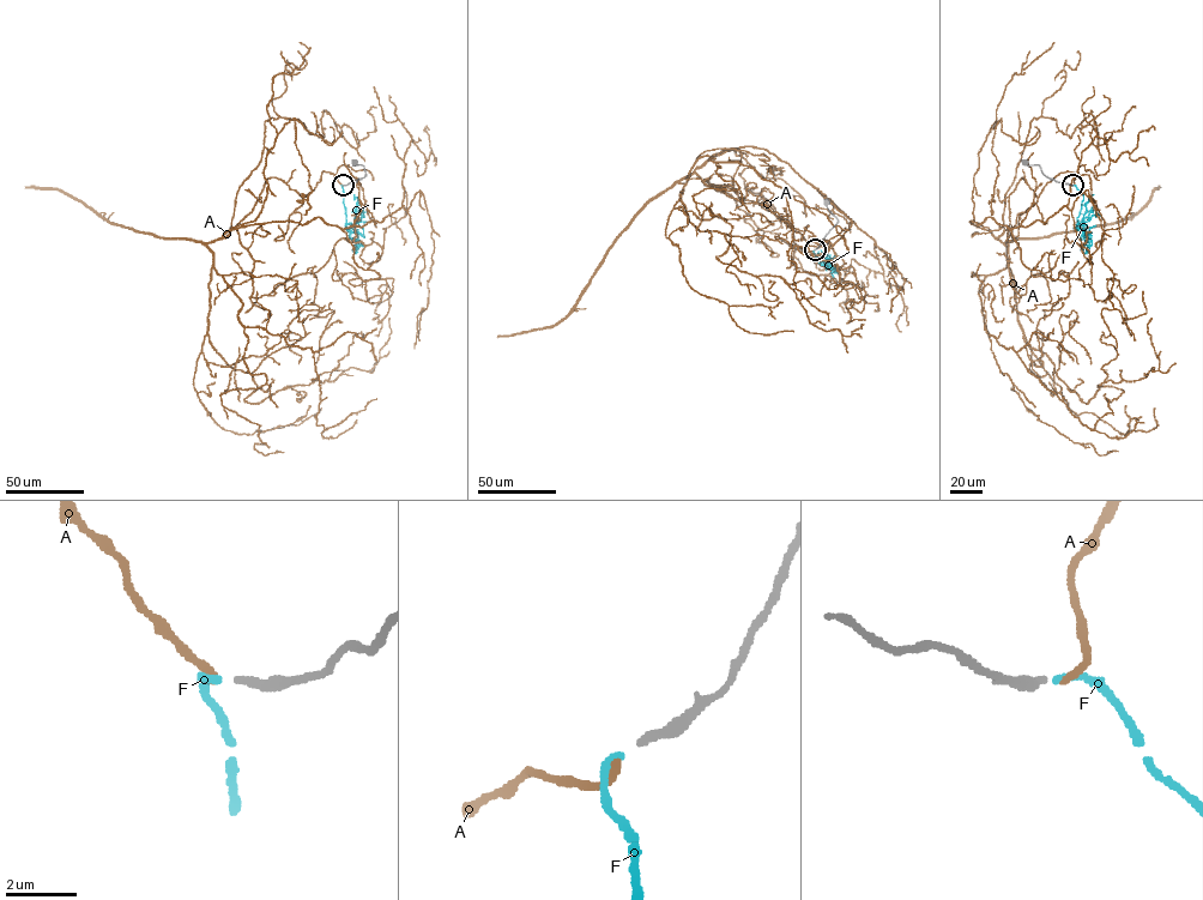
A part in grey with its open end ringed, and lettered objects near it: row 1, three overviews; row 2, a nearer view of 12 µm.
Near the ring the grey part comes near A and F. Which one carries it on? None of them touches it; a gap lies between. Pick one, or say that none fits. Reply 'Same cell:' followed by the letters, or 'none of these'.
Same cell: F

